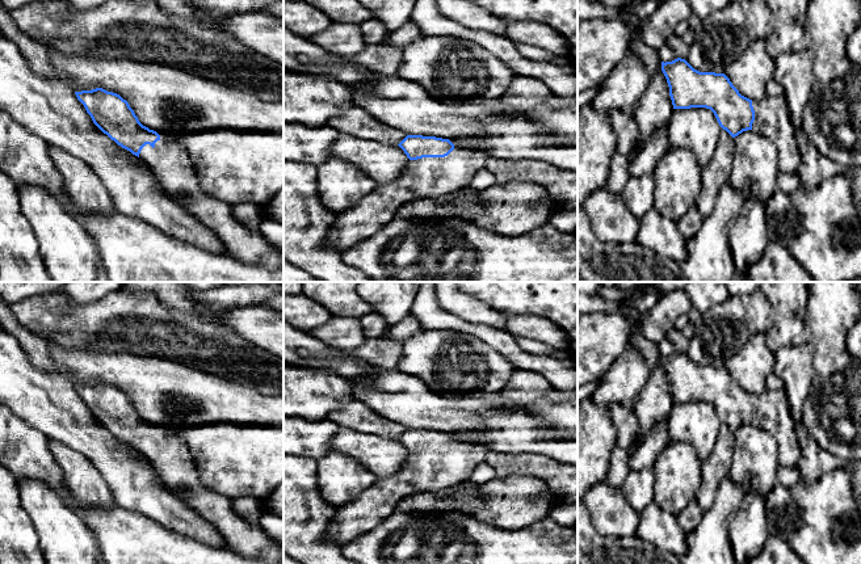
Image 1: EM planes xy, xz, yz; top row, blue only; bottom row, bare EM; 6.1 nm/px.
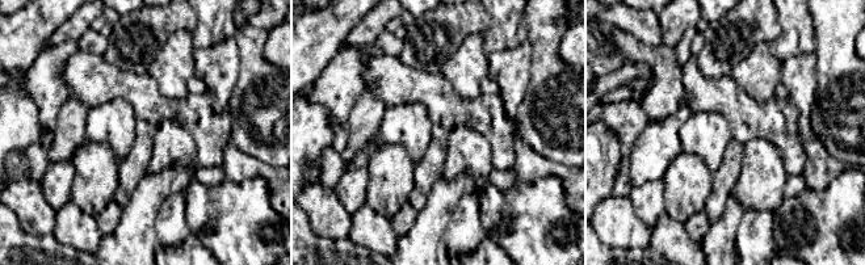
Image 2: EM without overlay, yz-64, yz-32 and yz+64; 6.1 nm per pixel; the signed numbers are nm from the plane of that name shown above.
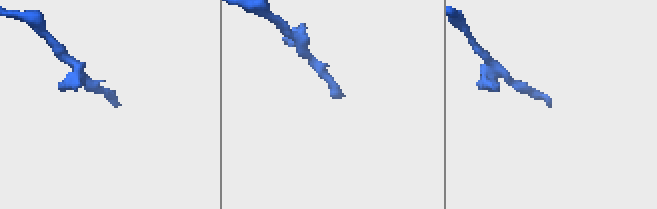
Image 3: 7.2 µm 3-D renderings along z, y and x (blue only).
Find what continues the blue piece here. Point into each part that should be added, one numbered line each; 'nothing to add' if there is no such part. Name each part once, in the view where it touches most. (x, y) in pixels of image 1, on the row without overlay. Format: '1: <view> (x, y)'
1: xz (429, 471)

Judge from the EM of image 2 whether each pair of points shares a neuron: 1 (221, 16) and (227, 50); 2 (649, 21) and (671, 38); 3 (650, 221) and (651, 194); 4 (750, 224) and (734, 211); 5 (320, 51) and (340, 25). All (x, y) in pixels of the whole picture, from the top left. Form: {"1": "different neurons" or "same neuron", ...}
{"1": "different neurons", "2": "different neurons", "3": "same neuron", "4": "different neurons", "5": "same neuron"}

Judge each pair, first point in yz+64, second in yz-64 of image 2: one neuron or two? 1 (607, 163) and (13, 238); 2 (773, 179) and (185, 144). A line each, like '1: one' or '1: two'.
1: two
2: one

